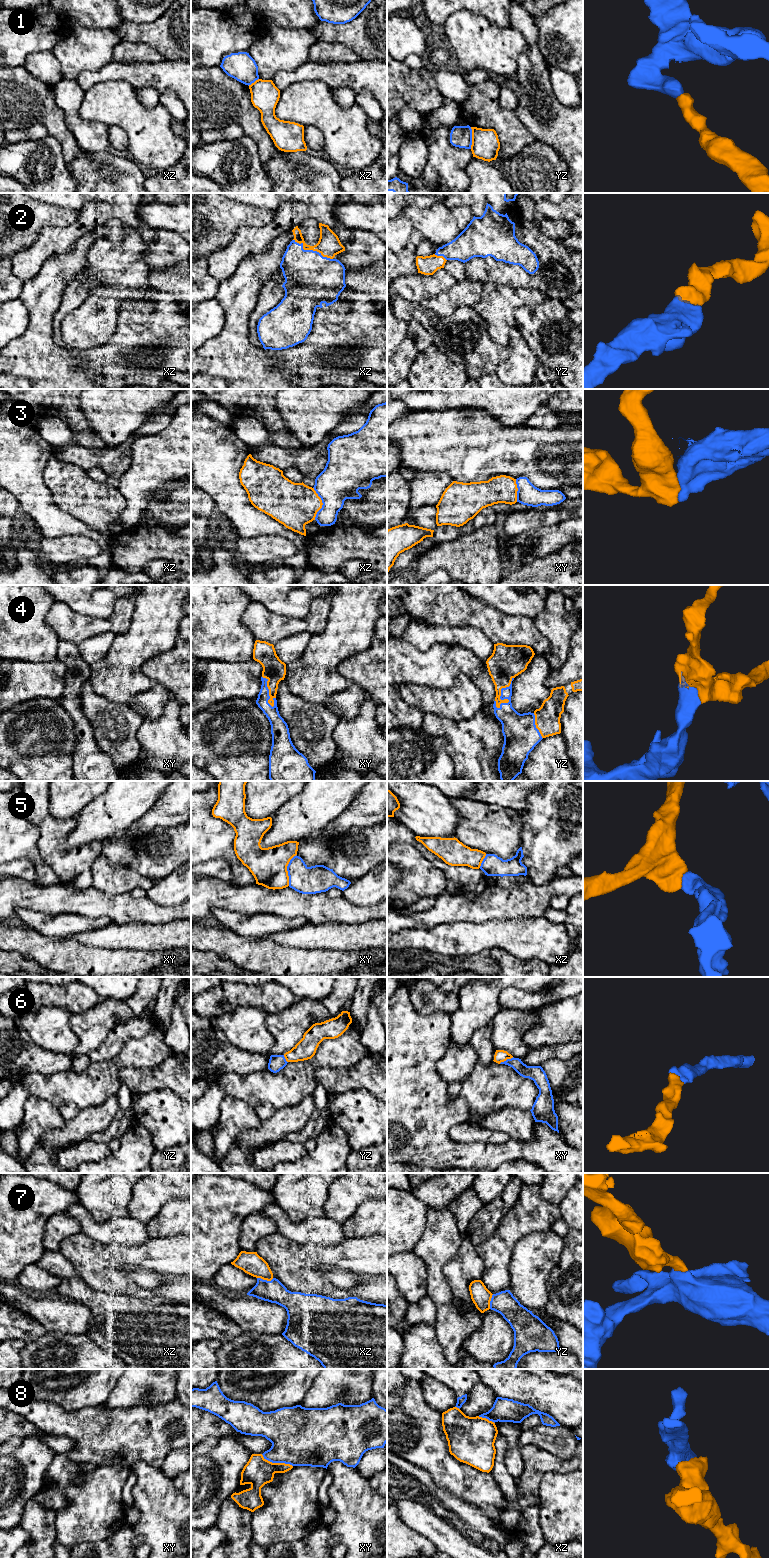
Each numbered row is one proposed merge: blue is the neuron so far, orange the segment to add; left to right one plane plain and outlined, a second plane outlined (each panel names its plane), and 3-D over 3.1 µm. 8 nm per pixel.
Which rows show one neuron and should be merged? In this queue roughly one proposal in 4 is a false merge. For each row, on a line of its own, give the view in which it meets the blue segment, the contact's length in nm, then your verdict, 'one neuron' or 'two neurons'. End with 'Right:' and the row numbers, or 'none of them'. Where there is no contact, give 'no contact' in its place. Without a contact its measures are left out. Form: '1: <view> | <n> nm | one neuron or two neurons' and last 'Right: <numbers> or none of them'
1: yz | 180 nm | two neurons
2: xz | 360 nm | one neuron
3: xz | 260 nm | two neurons
4: yz | 280 nm | one neuron
5: xy | 260 nm | two neurons
6: xy | 130 nm | one neuron
7: xz | 140 nm | one neuron
8: xy | 280 nm | two neurons
Right: 2, 4, 6, 7

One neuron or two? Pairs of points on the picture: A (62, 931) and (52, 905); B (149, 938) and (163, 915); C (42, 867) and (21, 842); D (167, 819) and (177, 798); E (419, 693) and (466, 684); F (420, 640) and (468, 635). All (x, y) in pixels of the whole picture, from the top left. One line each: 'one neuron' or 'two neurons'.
A: two neurons
B: two neurons
C: one neuron
D: one neuron
E: one neuron
F: one neuron

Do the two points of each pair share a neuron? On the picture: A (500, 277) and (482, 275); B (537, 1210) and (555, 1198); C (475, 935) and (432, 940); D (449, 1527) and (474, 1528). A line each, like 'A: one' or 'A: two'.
A: one
B: two
C: one
D: one

